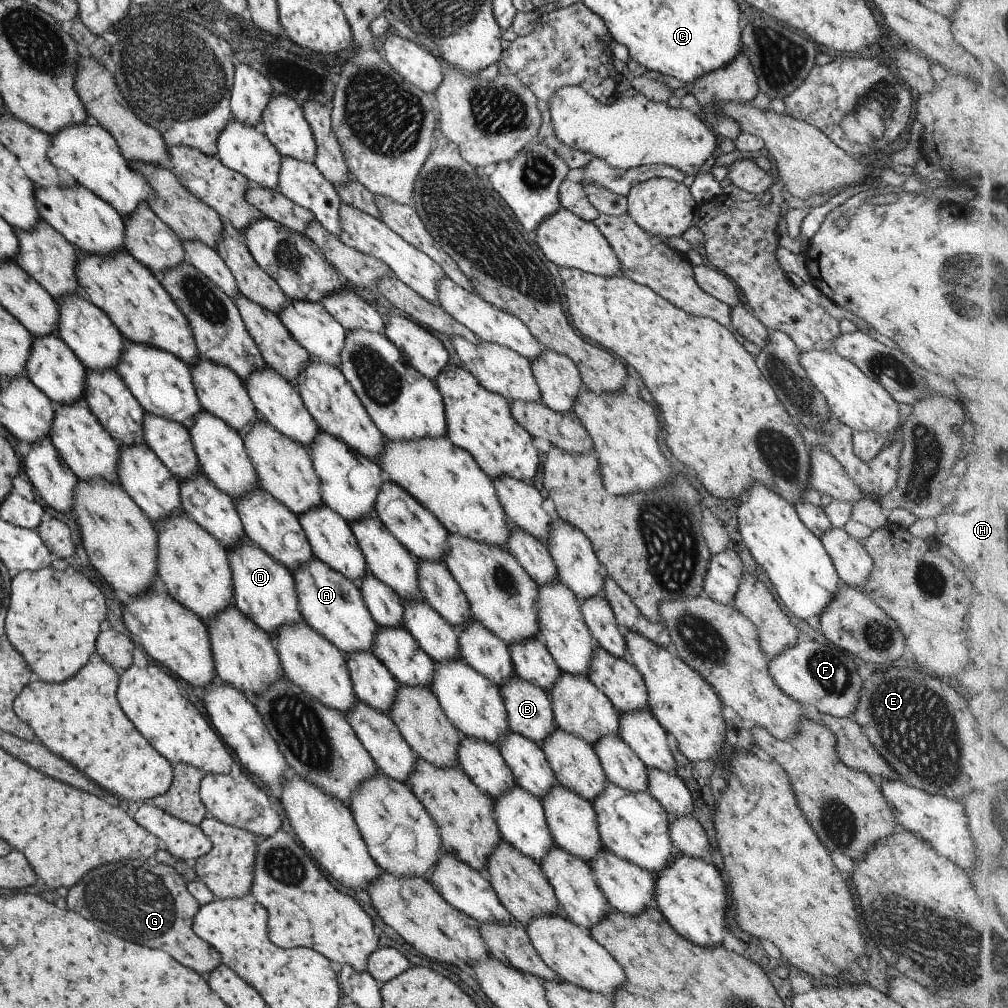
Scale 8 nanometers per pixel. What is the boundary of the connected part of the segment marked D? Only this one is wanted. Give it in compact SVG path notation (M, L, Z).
M246 537L241 538L241 540L243 542L239 542L237 546L233 546L231 550L227 551L235 608L271 637L277 636L277 630L281 630L281 626L293 626L295 622L301 624L303 618L298 610L297 592L295 592L296 582L293 581L292 574L281 564L275 562L271 556L267 556L263 550L256 548Z

